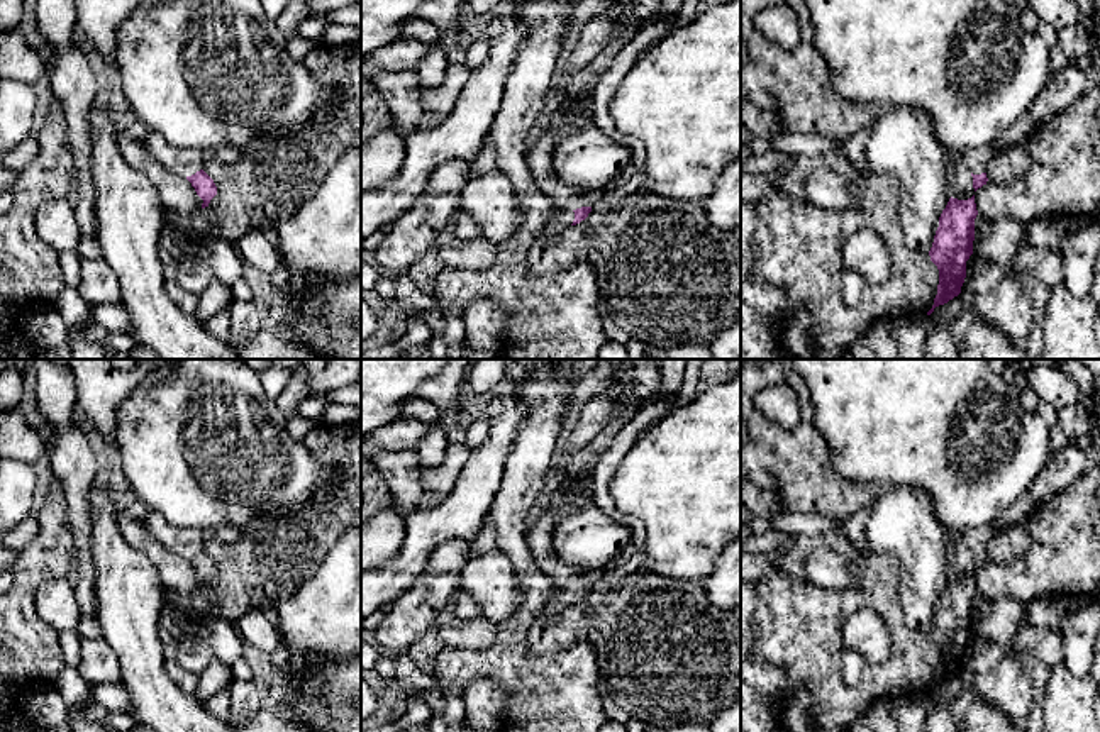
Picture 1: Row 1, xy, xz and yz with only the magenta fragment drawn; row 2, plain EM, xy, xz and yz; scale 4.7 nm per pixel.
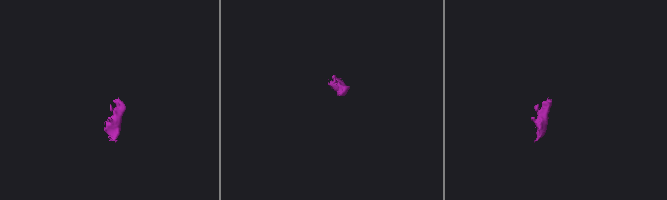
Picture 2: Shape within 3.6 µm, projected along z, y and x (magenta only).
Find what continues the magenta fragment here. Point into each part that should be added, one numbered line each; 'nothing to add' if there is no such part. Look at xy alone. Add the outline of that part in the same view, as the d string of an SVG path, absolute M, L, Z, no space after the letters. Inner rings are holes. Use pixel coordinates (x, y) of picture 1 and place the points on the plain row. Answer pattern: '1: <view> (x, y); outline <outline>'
1: xy (183, 541); outline M149 510L142 518L147 532L166 549L178 556L192 556L202 549L202 530L171 525L161 513Z

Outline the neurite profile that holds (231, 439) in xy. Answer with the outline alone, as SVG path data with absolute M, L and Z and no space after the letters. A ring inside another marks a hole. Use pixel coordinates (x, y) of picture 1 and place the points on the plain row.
M175 359L171 373L164 380L156 380L153 386L139 385L117 408L115 430L115 458L131 483L134 493L149 510L161 513L171 525L217 529L220 525L234 525L241 532L247 527L254 515L271 508L288 508L303 503L331 505L337 500L339 469L324 466L303 444L292 437L286 430L286 417L278 410L273 400L263 390L259 373L246 364L246 359Z

